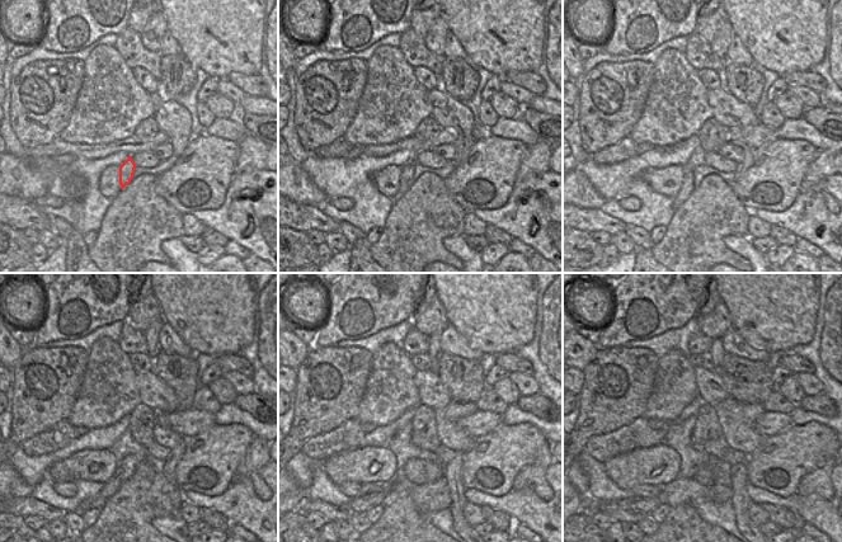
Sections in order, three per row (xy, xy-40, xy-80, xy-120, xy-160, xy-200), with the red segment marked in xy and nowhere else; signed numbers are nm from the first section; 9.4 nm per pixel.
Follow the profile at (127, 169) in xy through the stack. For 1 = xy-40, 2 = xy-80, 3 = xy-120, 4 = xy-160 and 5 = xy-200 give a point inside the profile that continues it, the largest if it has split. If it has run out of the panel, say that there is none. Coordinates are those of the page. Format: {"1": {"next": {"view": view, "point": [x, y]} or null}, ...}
{"1": {"next": {"view": "xy-40", "point": [407, 179]}}, "2": {"next": {"view": "xy-80", "point": [687, 188]}}, "3": {"next": {"view": "xy-120", "point": [112, 485]}}, "4": {"next": {"view": "xy-160", "point": [362, 504]}}, "5": {"next": {"view": "xy-200", "point": [634, 503]}}}

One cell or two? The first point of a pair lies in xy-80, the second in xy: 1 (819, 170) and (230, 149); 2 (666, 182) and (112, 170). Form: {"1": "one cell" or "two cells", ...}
{"1": "two cells", "2": "one cell"}

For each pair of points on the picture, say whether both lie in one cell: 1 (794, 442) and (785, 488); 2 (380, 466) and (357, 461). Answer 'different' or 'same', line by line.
1: same
2: same

